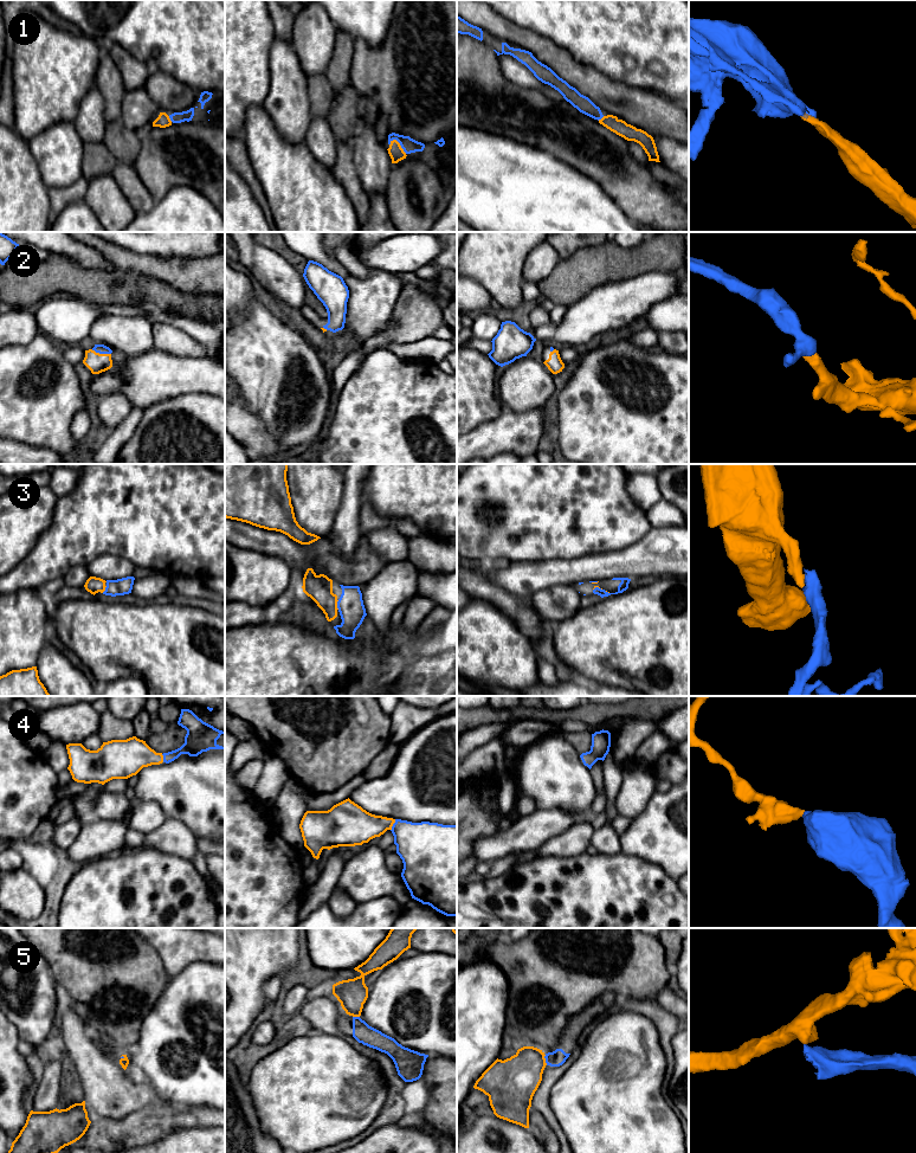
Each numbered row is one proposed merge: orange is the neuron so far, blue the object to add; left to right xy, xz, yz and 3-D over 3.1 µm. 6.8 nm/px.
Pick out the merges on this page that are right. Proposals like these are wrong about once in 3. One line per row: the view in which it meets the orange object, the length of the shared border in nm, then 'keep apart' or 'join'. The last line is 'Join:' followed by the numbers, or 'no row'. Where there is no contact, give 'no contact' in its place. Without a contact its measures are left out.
1: meets orange in xz; contact 150 nm long; join
2: meets orange in xy; contact 140 nm long; join
3: meets orange in xz; contact 60 nm long; join
4: meets orange in xz; contact 90 nm long; join
5: meets orange in yz; contact 70 nm long; keep apart
Join: 1, 2, 3, 4

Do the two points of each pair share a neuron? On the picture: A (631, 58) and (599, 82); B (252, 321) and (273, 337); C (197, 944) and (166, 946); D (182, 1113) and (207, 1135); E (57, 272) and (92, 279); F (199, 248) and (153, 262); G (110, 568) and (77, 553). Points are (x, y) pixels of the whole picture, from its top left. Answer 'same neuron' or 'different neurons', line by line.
A: different neurons
B: same neuron
C: same neuron
D: different neurons
E: same neuron
F: different neurons
G: different neurons

